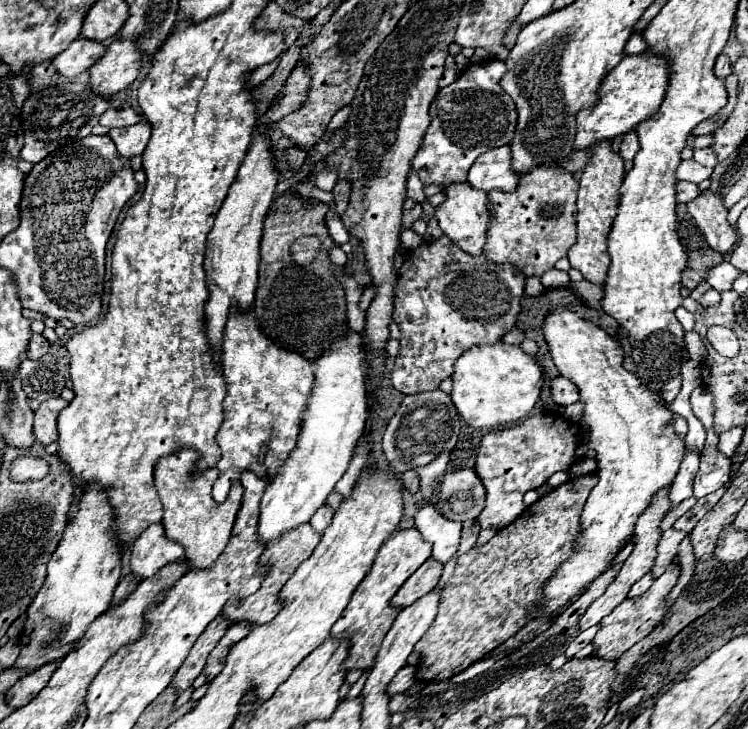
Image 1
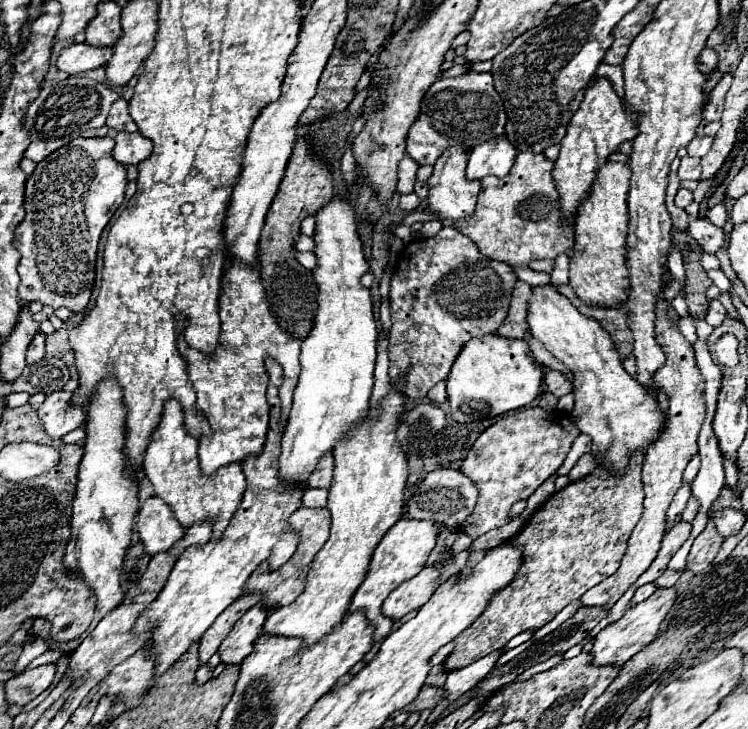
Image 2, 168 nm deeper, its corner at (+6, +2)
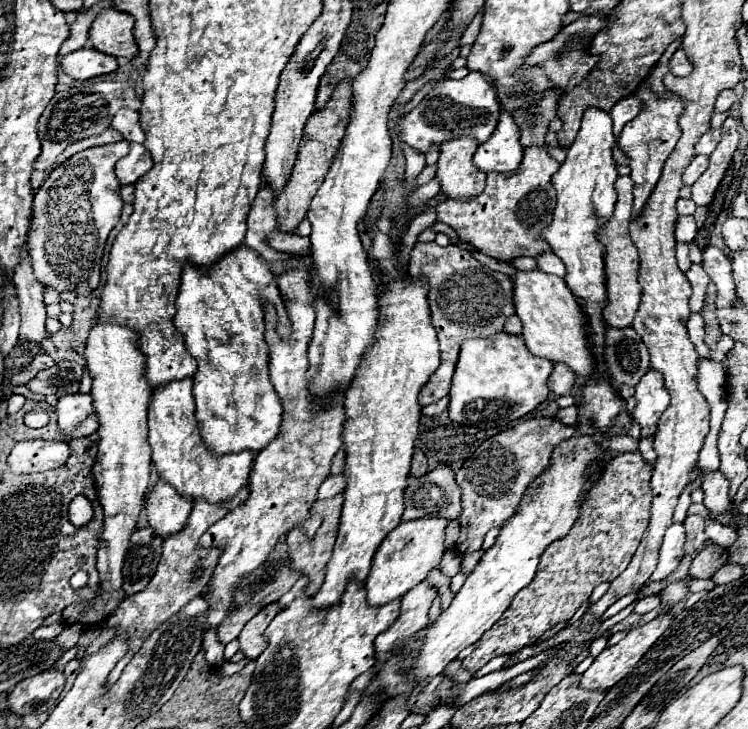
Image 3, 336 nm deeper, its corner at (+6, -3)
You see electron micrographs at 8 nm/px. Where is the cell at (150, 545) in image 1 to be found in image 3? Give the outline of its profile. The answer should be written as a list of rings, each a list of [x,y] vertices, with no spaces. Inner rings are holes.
[[[157,481],[153,491],[147,497],[147,515],[149,525],[157,531],[159,537],[169,537],[183,529],[193,507],[191,497],[183,497],[167,481]]]

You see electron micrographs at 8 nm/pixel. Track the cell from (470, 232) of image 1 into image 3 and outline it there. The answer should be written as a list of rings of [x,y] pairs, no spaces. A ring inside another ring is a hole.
[[[457,137],[457,139],[445,141],[441,145],[441,153],[439,153],[439,161],[437,161],[437,179],[441,181],[441,191],[445,193],[445,197],[469,199],[483,191],[485,173],[481,173],[473,163],[473,155],[475,155],[477,147],[479,147],[479,141],[475,141],[473,137]]]

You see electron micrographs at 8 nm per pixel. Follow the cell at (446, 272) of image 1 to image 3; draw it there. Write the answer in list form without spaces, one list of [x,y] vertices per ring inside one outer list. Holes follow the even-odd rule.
[[[437,243],[415,245],[415,249],[411,251],[409,275],[425,277],[429,283],[431,319],[441,343],[441,367],[429,379],[425,391],[419,393],[419,403],[431,405],[449,395],[461,343],[471,337],[489,337],[497,331],[503,331],[505,319],[515,313],[513,283],[505,273],[493,271],[479,263],[469,251],[457,245],[439,247]]]

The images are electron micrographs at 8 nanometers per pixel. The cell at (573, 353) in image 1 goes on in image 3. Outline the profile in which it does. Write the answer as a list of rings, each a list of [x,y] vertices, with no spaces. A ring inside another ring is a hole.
[[[517,271],[513,277],[513,303],[523,323],[523,339],[527,349],[537,357],[565,361],[581,381],[593,375],[595,357],[587,345],[587,321],[567,283],[557,277],[535,271]]]

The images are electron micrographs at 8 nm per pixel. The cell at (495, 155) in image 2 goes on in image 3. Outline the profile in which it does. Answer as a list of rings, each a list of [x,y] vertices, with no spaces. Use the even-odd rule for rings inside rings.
[[[502,109],[493,137],[479,145],[473,161],[483,173],[511,173],[519,167],[521,159],[523,147],[519,143],[519,127],[515,125],[513,117]]]

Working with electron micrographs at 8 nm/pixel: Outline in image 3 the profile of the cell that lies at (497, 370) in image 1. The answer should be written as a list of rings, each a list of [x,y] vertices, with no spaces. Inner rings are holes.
[[[501,331],[491,337],[469,339],[461,345],[459,363],[453,375],[449,417],[461,425],[473,425],[479,429],[507,429],[549,397],[547,377],[551,371],[553,361],[531,355],[525,341],[517,335]]]

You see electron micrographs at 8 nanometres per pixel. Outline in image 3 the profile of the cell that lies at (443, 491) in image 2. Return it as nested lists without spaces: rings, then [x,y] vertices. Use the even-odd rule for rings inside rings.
[[[437,467],[423,477],[409,479],[405,489],[403,519],[445,517],[457,519],[461,513],[461,493],[455,483],[455,473],[449,467]]]

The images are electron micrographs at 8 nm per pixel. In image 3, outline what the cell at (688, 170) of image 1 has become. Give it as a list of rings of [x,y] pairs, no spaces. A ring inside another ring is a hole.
[[[697,155],[697,157],[687,165],[687,169],[683,171],[683,183],[685,183],[685,185],[693,185],[693,183],[705,173],[707,165],[709,165],[709,157]]]

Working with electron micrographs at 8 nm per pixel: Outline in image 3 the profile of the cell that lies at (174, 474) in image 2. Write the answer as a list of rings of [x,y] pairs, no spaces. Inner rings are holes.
[[[187,377],[181,381],[171,381],[169,385],[159,385],[153,391],[149,403],[149,445],[153,451],[153,465],[157,467],[159,475],[183,495],[189,495],[193,499],[205,497],[209,503],[229,501],[247,483],[253,465],[253,453],[241,451],[213,455],[205,447],[195,417],[191,387],[193,379]]]

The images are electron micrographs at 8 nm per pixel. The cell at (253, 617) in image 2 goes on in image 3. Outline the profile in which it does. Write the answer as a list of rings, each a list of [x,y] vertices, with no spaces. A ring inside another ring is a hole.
[[[271,603],[265,609],[261,609],[241,631],[239,635],[239,643],[241,643],[241,651],[245,653],[247,659],[257,659],[265,647],[267,647],[267,639],[265,639],[265,629],[269,627],[269,623],[273,621],[273,617],[279,613],[279,605]]]

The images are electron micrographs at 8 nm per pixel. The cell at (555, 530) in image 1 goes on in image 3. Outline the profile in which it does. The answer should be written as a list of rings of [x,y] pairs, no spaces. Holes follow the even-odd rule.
[[[619,453],[603,471],[601,479],[597,481],[597,485],[585,495],[583,507],[581,507],[581,517],[579,521],[573,525],[573,529],[569,531],[567,537],[563,537],[561,541],[555,541],[555,545],[549,545],[549,549],[541,555],[541,563],[537,569],[535,579],[521,589],[515,595],[515,601],[511,603],[511,607],[499,617],[499,621],[481,637],[477,649],[463,659],[463,667],[469,669],[471,673],[477,673],[485,663],[489,663],[493,657],[499,655],[511,655],[519,649],[523,649],[525,645],[531,645],[535,641],[539,641],[543,637],[545,631],[549,631],[553,625],[567,621],[573,617],[573,613],[581,607],[583,601],[589,599],[589,595],[593,593],[593,589],[603,583],[603,581],[613,581],[617,575],[621,575],[627,565],[631,563],[641,535],[645,533],[649,519],[651,519],[651,467],[647,463],[643,463],[641,453]]]

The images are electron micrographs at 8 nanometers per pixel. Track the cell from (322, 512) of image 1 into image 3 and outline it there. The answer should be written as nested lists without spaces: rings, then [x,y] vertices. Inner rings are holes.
[[[331,475],[323,481],[319,493],[317,493],[317,499],[329,499],[337,493],[341,493],[345,489],[345,475]]]

